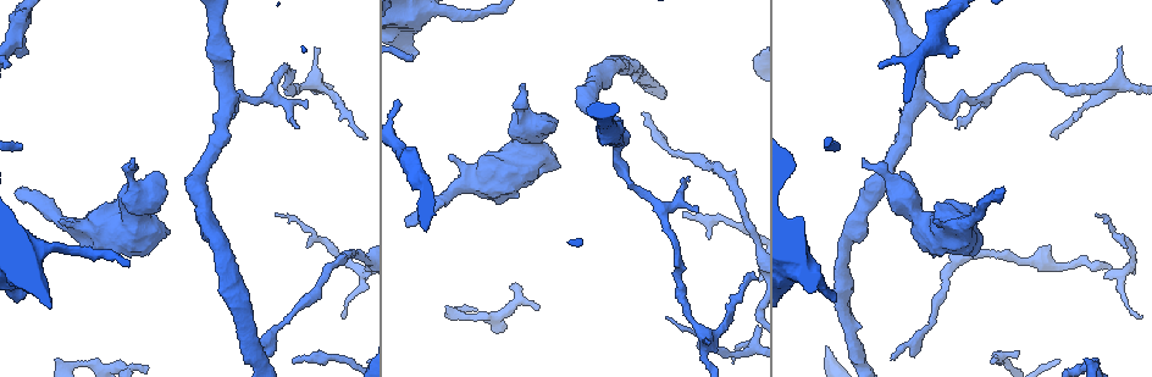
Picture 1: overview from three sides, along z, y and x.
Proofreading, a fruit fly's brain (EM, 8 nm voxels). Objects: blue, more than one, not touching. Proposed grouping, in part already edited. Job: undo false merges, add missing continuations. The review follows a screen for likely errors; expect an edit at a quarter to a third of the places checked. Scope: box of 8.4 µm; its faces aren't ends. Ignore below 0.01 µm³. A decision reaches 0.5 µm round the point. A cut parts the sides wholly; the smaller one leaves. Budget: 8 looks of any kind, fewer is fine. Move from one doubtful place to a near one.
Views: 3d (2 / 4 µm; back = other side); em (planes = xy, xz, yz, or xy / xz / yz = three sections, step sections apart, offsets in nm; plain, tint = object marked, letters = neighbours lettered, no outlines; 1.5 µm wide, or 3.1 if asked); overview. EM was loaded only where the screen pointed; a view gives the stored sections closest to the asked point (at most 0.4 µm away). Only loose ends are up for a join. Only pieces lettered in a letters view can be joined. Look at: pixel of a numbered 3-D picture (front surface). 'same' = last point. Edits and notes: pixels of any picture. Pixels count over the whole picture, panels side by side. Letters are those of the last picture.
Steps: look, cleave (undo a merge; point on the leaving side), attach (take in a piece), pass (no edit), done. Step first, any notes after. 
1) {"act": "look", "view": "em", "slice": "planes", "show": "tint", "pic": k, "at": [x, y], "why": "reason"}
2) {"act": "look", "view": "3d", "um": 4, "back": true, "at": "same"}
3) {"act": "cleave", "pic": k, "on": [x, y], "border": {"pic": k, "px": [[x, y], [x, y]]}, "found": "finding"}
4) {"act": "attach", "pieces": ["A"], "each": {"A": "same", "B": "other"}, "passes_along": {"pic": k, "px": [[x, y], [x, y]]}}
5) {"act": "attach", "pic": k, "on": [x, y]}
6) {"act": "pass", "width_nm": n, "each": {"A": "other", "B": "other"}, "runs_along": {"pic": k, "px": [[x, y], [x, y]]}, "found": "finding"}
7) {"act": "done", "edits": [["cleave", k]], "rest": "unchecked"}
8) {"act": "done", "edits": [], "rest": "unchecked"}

{"act": "look", "view": "em", "slice": "xz", "step": 4, "show": "tint", "pic": 1, "at": [18, 189], "why": "an open end"}

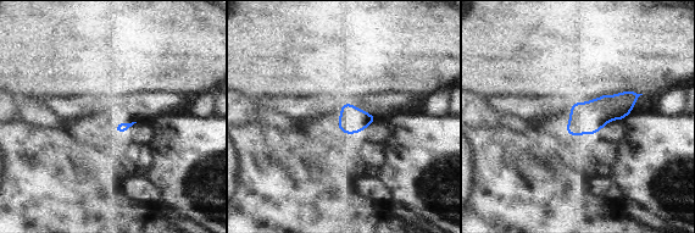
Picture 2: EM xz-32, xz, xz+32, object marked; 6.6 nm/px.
{"act": "look", "view": "em", "slice": "yz", "step": 8, "show": "letters", "at": "same"}

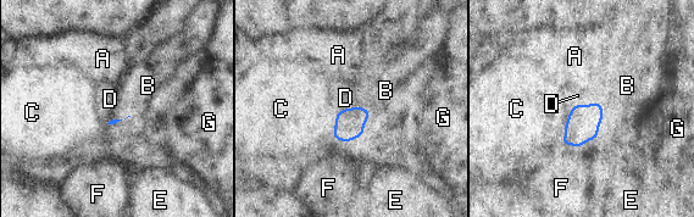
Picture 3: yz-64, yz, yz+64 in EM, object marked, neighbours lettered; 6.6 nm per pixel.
{"act": "attach", "pieces": ["B"], "each": {"A": "other", "B": "same", "C": "other", "D": "other", "E": "other", "F": "other", "G": "other"}, "passes_along": {"pic": 3, "px": [[349, 123], [366, 110], [386, 90]]}, "found": "it goes on there"}

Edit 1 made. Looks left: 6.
{"act": "look", "view": "3d", "um": 2, "pic": 1, "at": [229, 98], "why": "three arms meet"}

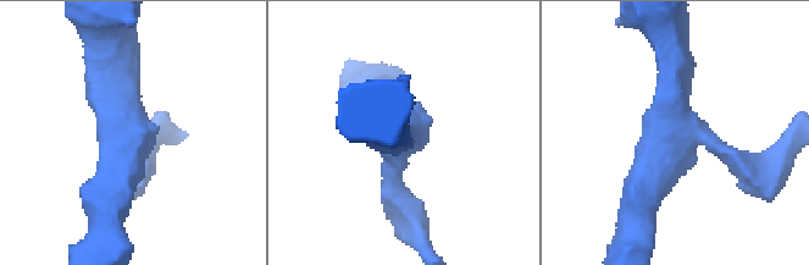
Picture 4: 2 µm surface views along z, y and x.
{"act": "look", "view": "em", "slice": "xz", "step": 8, "show": "tint", "pic": 4, "at": [124, 132], "arms": 3, "arm_widths_nm": [220, 300, 320], "why": "shape alone is not enough"}

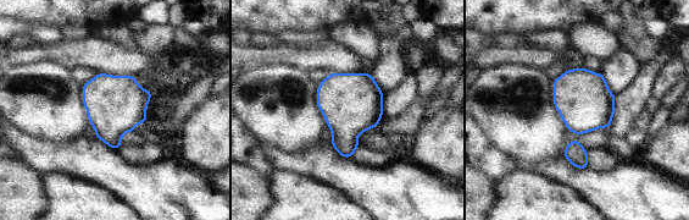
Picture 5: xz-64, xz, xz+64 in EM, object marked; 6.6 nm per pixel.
{"act": "look", "view": "em", "slice": "planes", "show": "letters", "at": "same"}

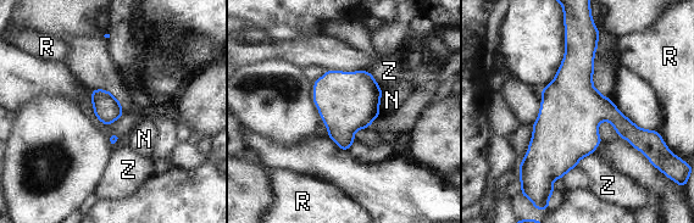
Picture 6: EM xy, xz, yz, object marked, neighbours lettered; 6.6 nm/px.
{"act": "pass", "longest_contact_nm": ["Z", 160], "each": {"N": "other", "R": "other", "Z": "other"}, "border": {"pic": 6, "px": [[383, 92], [379, 99], [379, 113]]}, "found": "all the same neuron"}

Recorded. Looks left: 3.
{"act": "look", "view": "3d", "um": 2, "pic": 1, "at": [414, 55], "why": "branch stops here"}

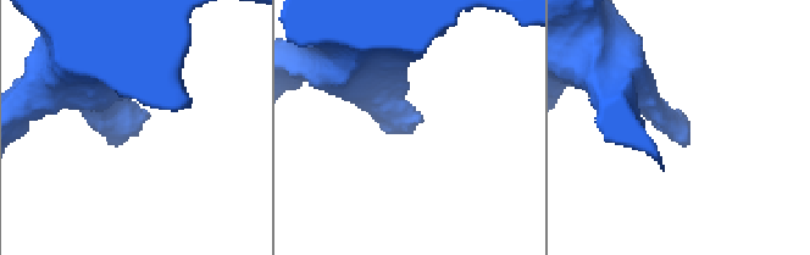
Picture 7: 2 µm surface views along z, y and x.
{"act": "look", "view": "em", "slice": "planes", "show": "letters", "pic": 7, "at": [138, 131]}

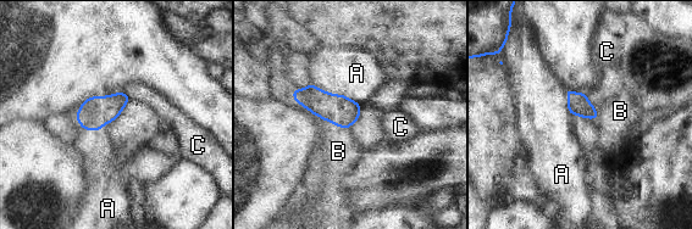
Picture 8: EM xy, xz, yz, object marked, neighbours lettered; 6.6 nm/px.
{"act": "pass", "each": {"A": "other", "B": "other", "C": "other"}, "border": {"pic": 8, "px": [[310, 82], [360, 104]]}, "found": "no lettered piece goes on from it"}

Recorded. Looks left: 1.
{"act": "done", "edits": [["attach", 3]], "rest": "unchecked"}

